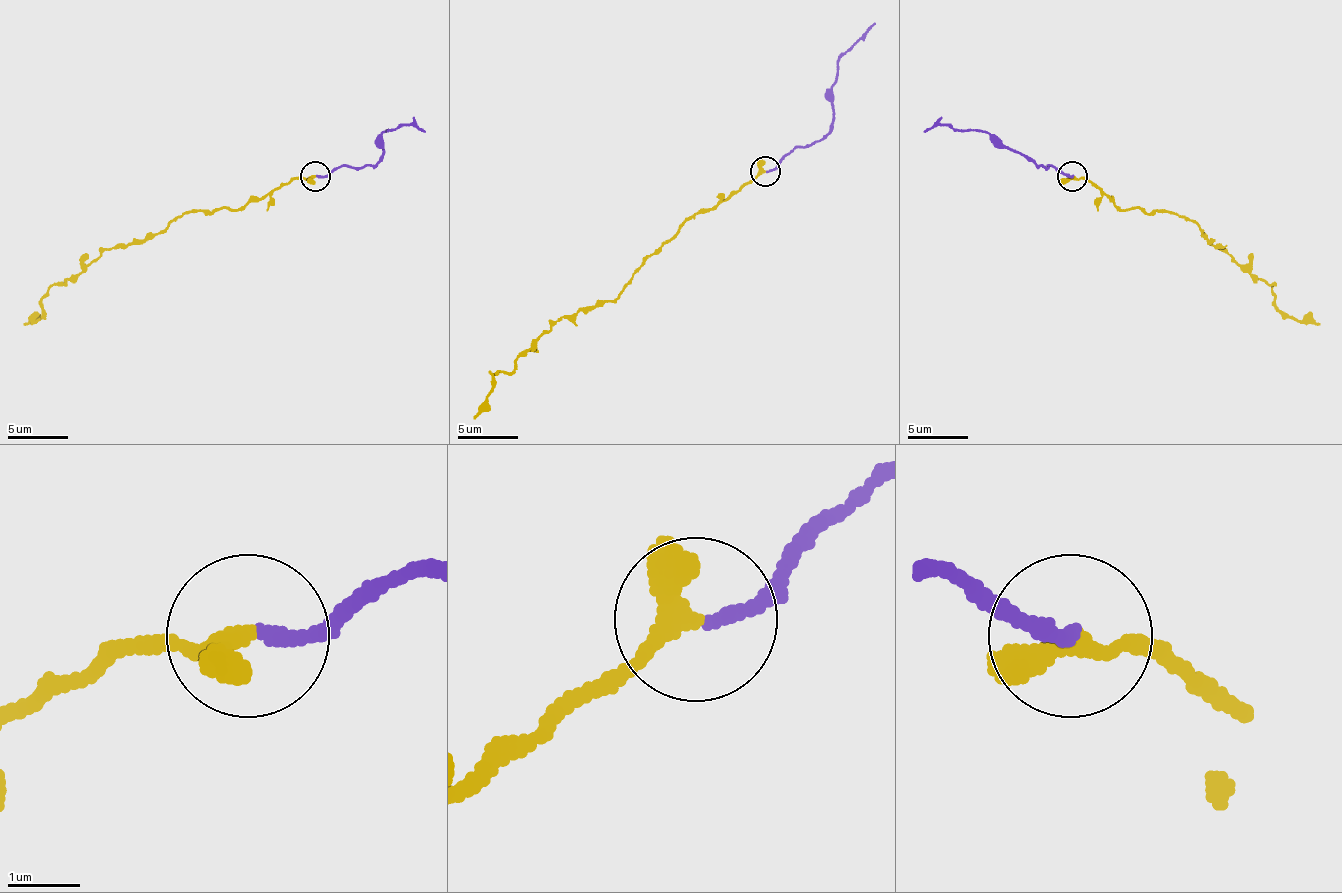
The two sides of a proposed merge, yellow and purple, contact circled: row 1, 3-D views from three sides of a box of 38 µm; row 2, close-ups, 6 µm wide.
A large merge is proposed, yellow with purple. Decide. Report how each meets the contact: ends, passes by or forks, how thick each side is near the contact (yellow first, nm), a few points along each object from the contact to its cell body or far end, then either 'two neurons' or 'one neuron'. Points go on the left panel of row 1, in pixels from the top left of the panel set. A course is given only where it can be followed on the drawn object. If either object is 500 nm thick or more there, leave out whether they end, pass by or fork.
yellow passes by | purple ends | 280/180 nm | yellow via (314, 177), (293, 177), (236, 210), (188, 210), (143, 240), (107, 249), (47, 291), (41, 315), (23, 324) | purple via (317, 177), (329, 177), (344, 165), (362, 168), (380, 159), (386, 129), (419, 126), (425, 132) | one neuron

